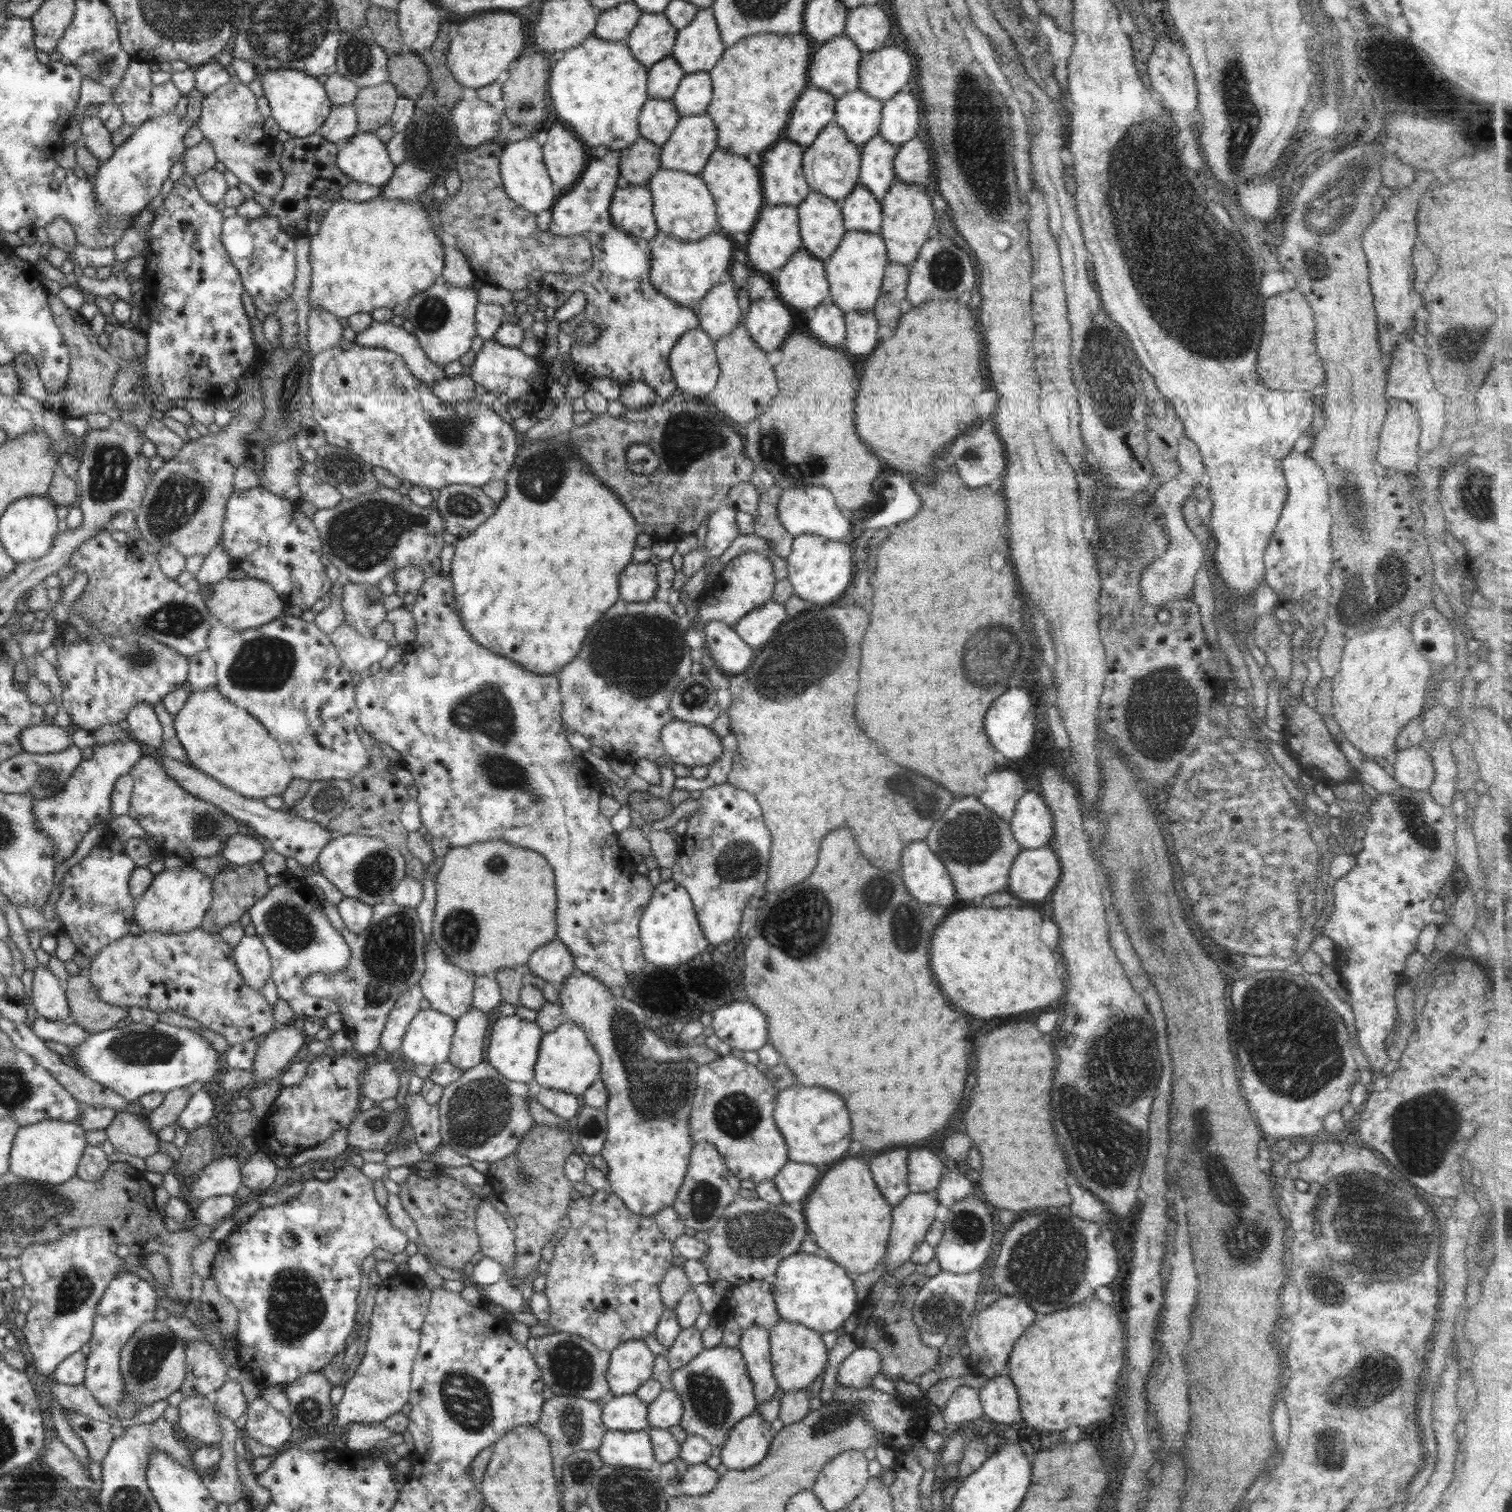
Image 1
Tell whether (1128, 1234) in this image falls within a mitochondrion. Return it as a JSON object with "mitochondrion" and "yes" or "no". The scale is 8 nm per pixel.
{"mitochondrion":"no"}

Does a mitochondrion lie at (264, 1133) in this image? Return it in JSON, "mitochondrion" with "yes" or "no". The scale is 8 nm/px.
{"mitochondrion":"no"}

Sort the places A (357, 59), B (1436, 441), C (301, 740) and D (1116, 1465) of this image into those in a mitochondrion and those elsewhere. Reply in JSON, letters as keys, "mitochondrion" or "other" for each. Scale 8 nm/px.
{"A":"mitochondrion","B":"other","C":"other","D":"other"}

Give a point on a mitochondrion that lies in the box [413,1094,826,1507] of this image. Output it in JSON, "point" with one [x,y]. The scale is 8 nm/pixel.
{"point":[753,1235]}

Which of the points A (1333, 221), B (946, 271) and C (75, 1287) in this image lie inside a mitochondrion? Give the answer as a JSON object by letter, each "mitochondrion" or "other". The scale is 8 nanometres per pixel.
{"A":"mitochondrion","B":"mitochondrion","C":"mitochondrion"}

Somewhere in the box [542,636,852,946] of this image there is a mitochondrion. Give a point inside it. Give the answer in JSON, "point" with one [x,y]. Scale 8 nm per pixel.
{"point":[740,860]}

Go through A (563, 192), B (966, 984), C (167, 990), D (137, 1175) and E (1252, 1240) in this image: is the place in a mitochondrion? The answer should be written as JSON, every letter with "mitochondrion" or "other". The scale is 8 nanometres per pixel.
{"A":"other","B":"other","C":"other","D":"other","E":"mitochondrion"}

